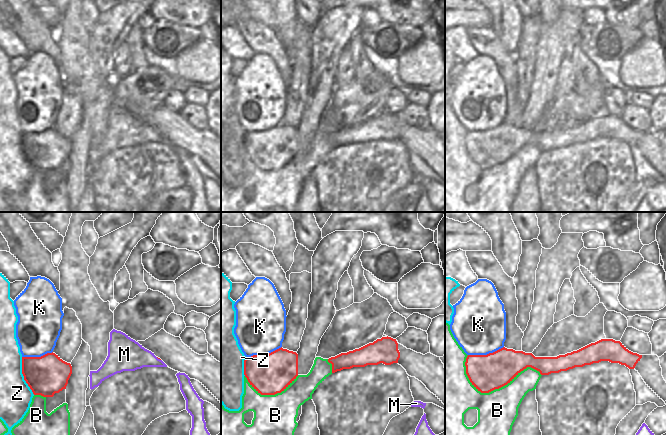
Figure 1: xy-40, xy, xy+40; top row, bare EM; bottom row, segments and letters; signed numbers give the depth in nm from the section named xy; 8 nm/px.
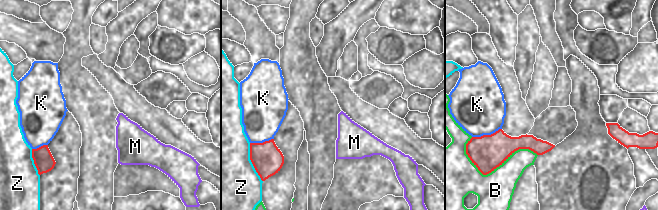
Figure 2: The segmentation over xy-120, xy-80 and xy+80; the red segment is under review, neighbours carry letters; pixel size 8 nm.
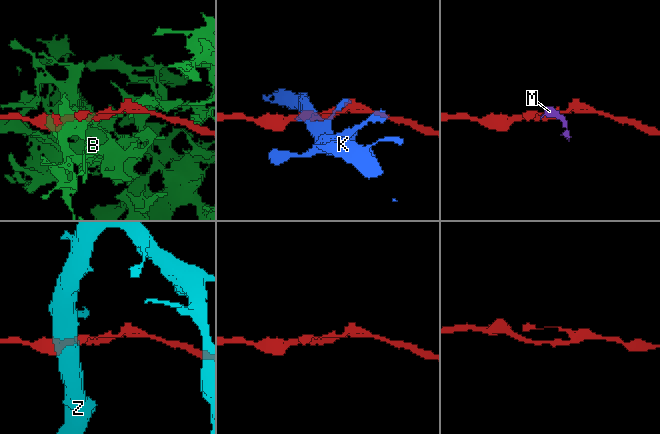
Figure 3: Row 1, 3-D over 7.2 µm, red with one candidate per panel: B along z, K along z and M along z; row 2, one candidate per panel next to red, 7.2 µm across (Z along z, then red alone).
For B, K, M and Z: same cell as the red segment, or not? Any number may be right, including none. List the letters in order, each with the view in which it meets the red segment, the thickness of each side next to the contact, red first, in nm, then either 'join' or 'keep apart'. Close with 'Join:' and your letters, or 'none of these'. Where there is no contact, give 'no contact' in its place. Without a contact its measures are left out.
B: contact in xy+40; calibres 280 and 320 nm; keep apart
K: contact in xy; calibres 320 and 400 nm; keep apart
M: contact in xy-40; calibres 20 and 260 nm; keep apart
Z: contact in xy-40; calibres 320 and 260 nm; keep apart
Join: none of these

